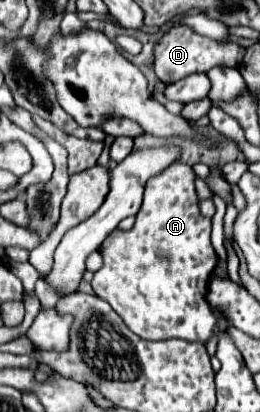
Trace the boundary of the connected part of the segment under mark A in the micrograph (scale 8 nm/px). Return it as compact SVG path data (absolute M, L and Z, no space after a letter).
M181 162L150 178L133 228L115 228L99 248L103 266L91 286L143 340L181 338L207 344L217 324L205 300L217 254L211 246L211 220L199 210L195 178L193 168Z

